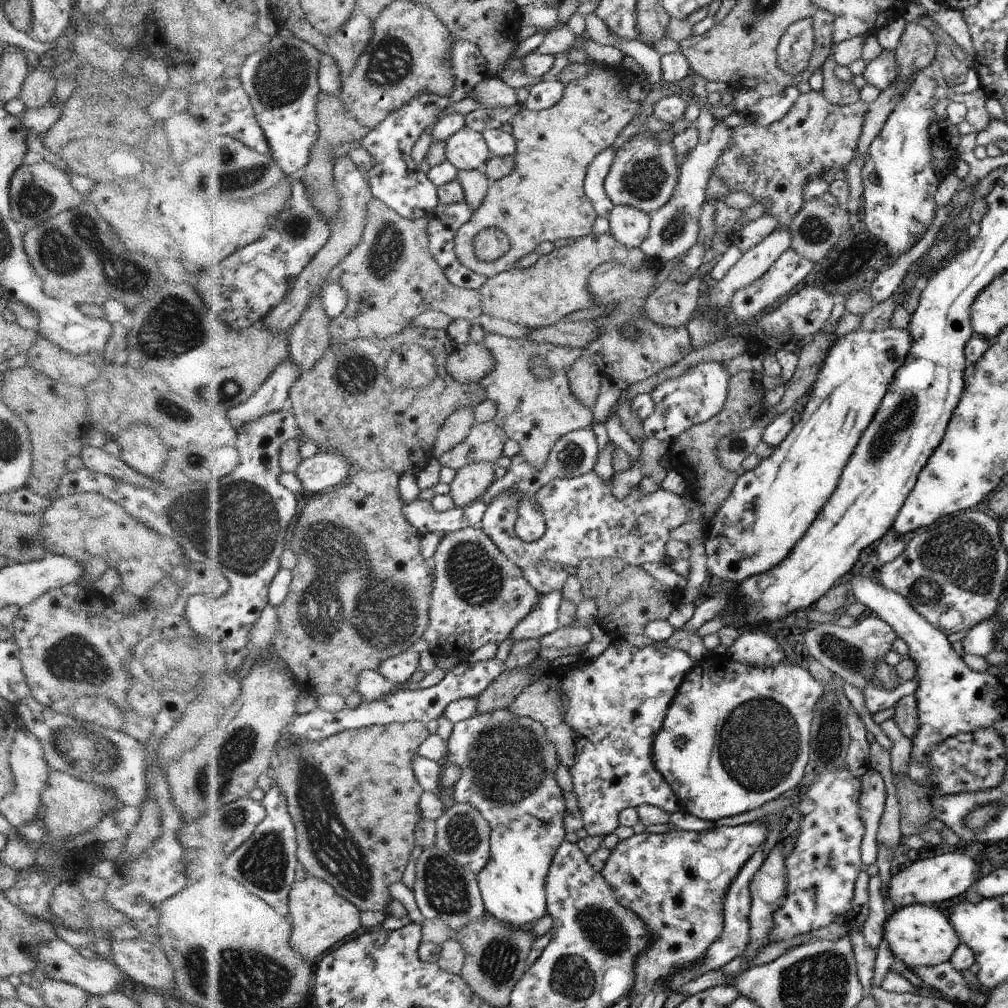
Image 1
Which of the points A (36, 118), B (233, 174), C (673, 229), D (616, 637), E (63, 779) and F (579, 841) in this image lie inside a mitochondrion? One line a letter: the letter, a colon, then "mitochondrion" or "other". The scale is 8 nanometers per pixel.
A: other
B: mitochondrion
C: mitochondrion
D: other
E: mitochondrion
F: other

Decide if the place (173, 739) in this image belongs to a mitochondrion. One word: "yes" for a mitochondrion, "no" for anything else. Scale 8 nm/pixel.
no

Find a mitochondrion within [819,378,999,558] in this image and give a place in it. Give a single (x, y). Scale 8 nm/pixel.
(902, 419)

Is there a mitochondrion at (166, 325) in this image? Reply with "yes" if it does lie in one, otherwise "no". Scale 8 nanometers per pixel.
yes

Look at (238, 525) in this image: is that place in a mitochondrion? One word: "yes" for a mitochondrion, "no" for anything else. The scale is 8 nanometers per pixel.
yes

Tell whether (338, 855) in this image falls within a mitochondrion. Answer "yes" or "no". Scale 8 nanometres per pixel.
yes

